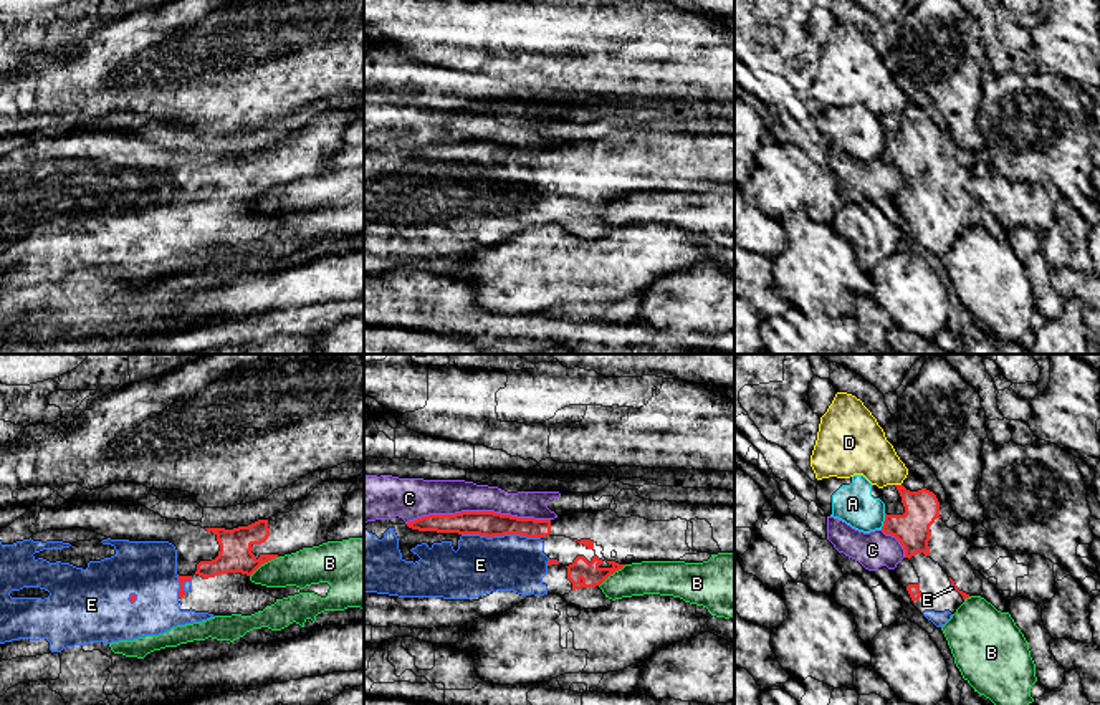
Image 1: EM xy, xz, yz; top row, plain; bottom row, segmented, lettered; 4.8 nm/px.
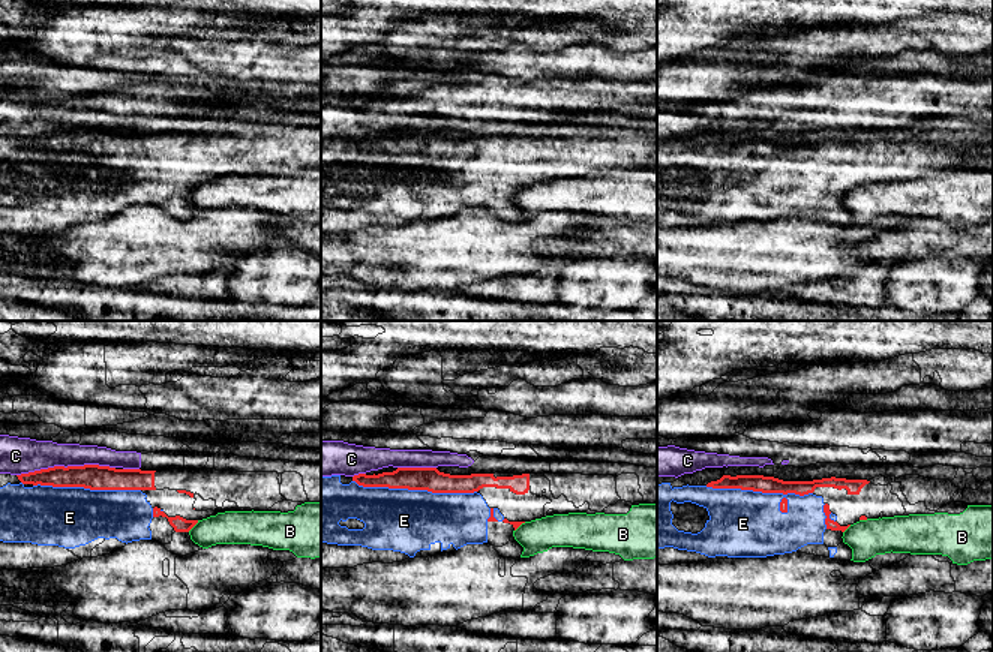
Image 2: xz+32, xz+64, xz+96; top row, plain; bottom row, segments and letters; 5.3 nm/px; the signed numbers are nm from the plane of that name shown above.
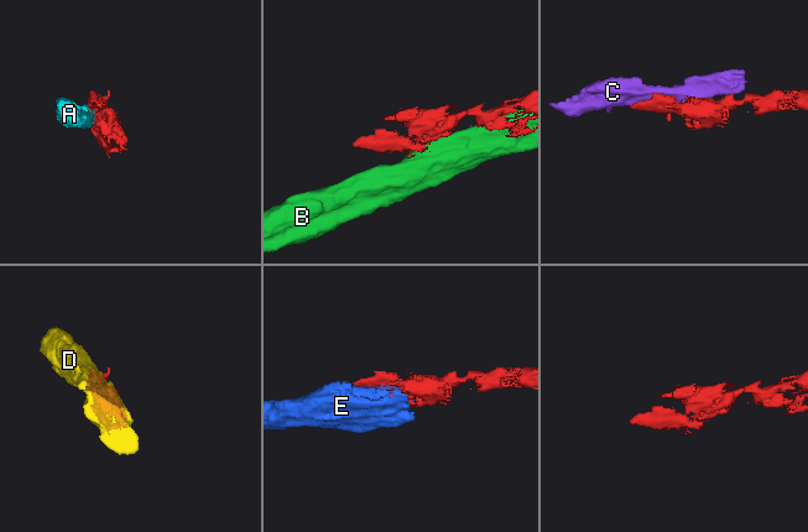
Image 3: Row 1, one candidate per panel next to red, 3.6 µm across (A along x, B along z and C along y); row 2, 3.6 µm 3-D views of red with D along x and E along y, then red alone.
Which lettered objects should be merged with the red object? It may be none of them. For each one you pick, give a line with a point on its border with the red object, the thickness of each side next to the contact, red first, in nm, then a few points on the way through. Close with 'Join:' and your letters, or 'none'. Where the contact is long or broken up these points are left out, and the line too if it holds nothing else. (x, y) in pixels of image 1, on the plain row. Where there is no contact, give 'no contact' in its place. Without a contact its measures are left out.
E: meets red in xz at (502, 164); 130 nm thick on the red side, 280 nm on the other
Join: E

